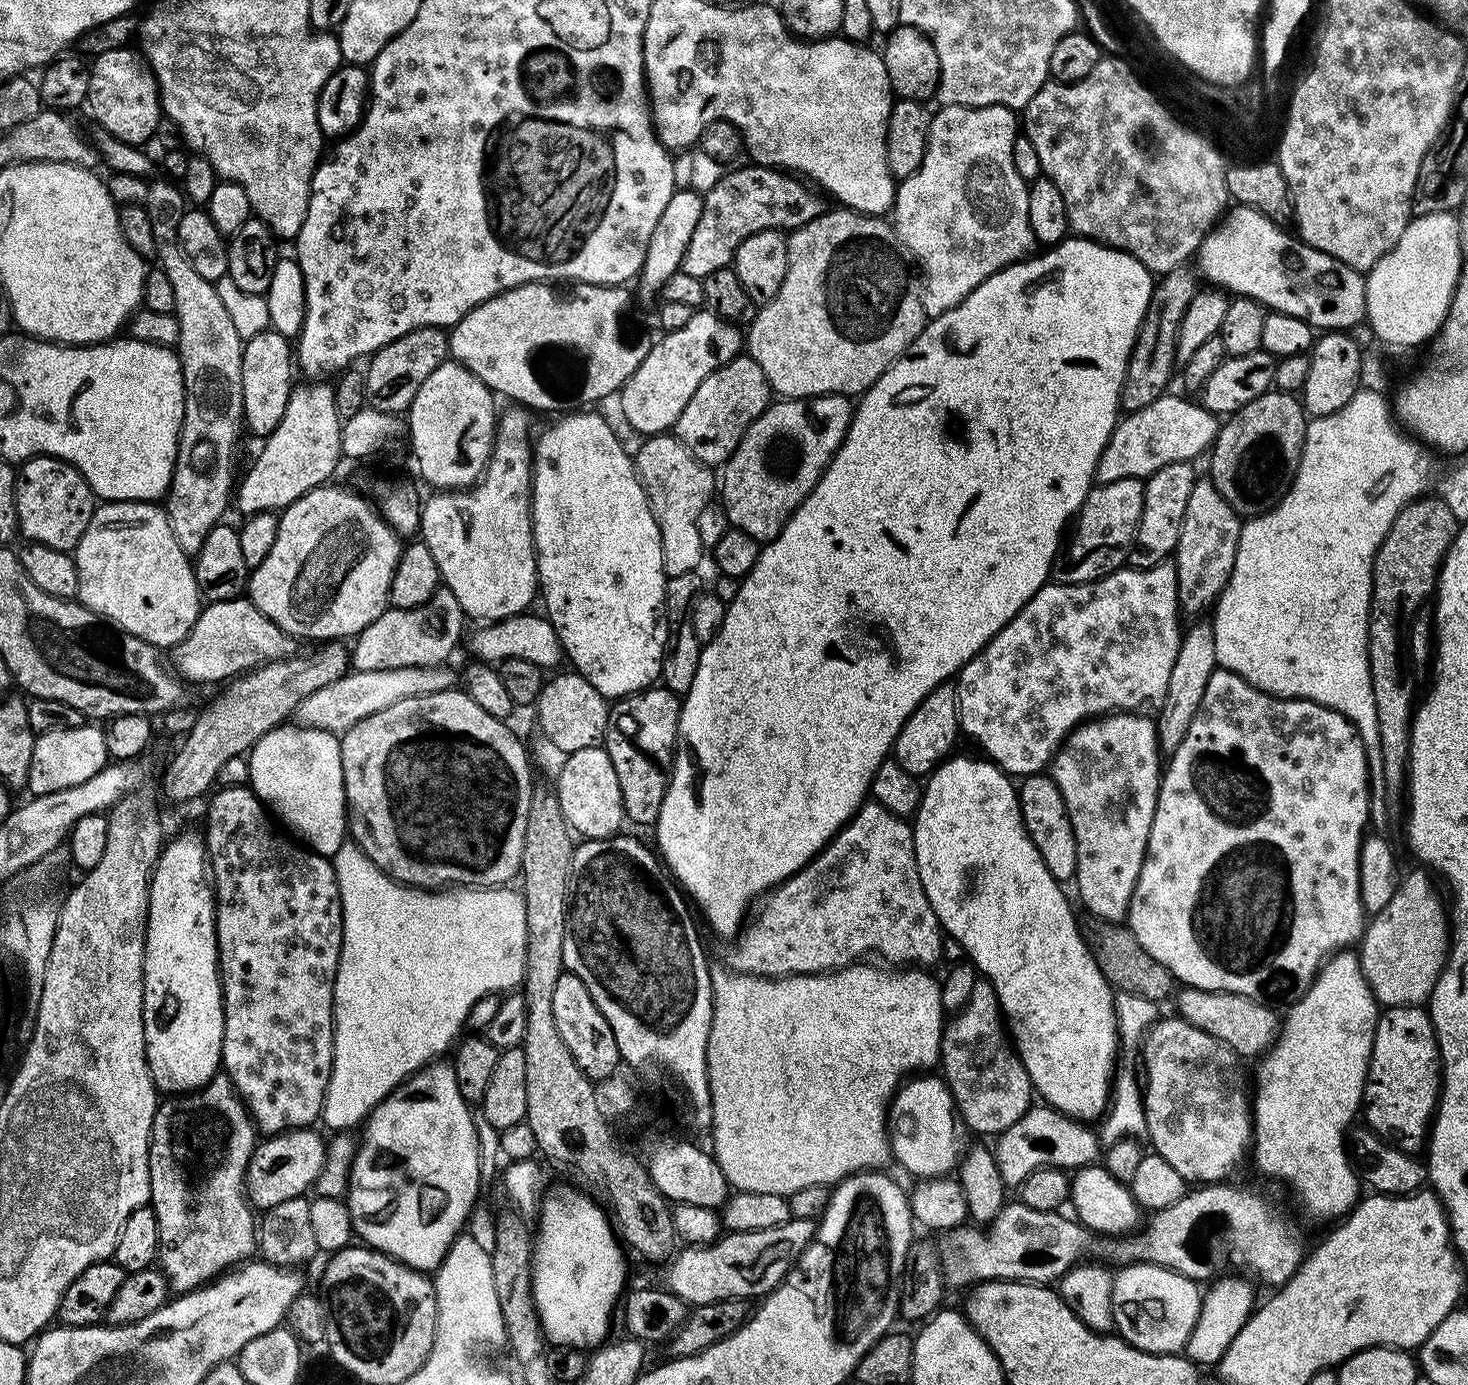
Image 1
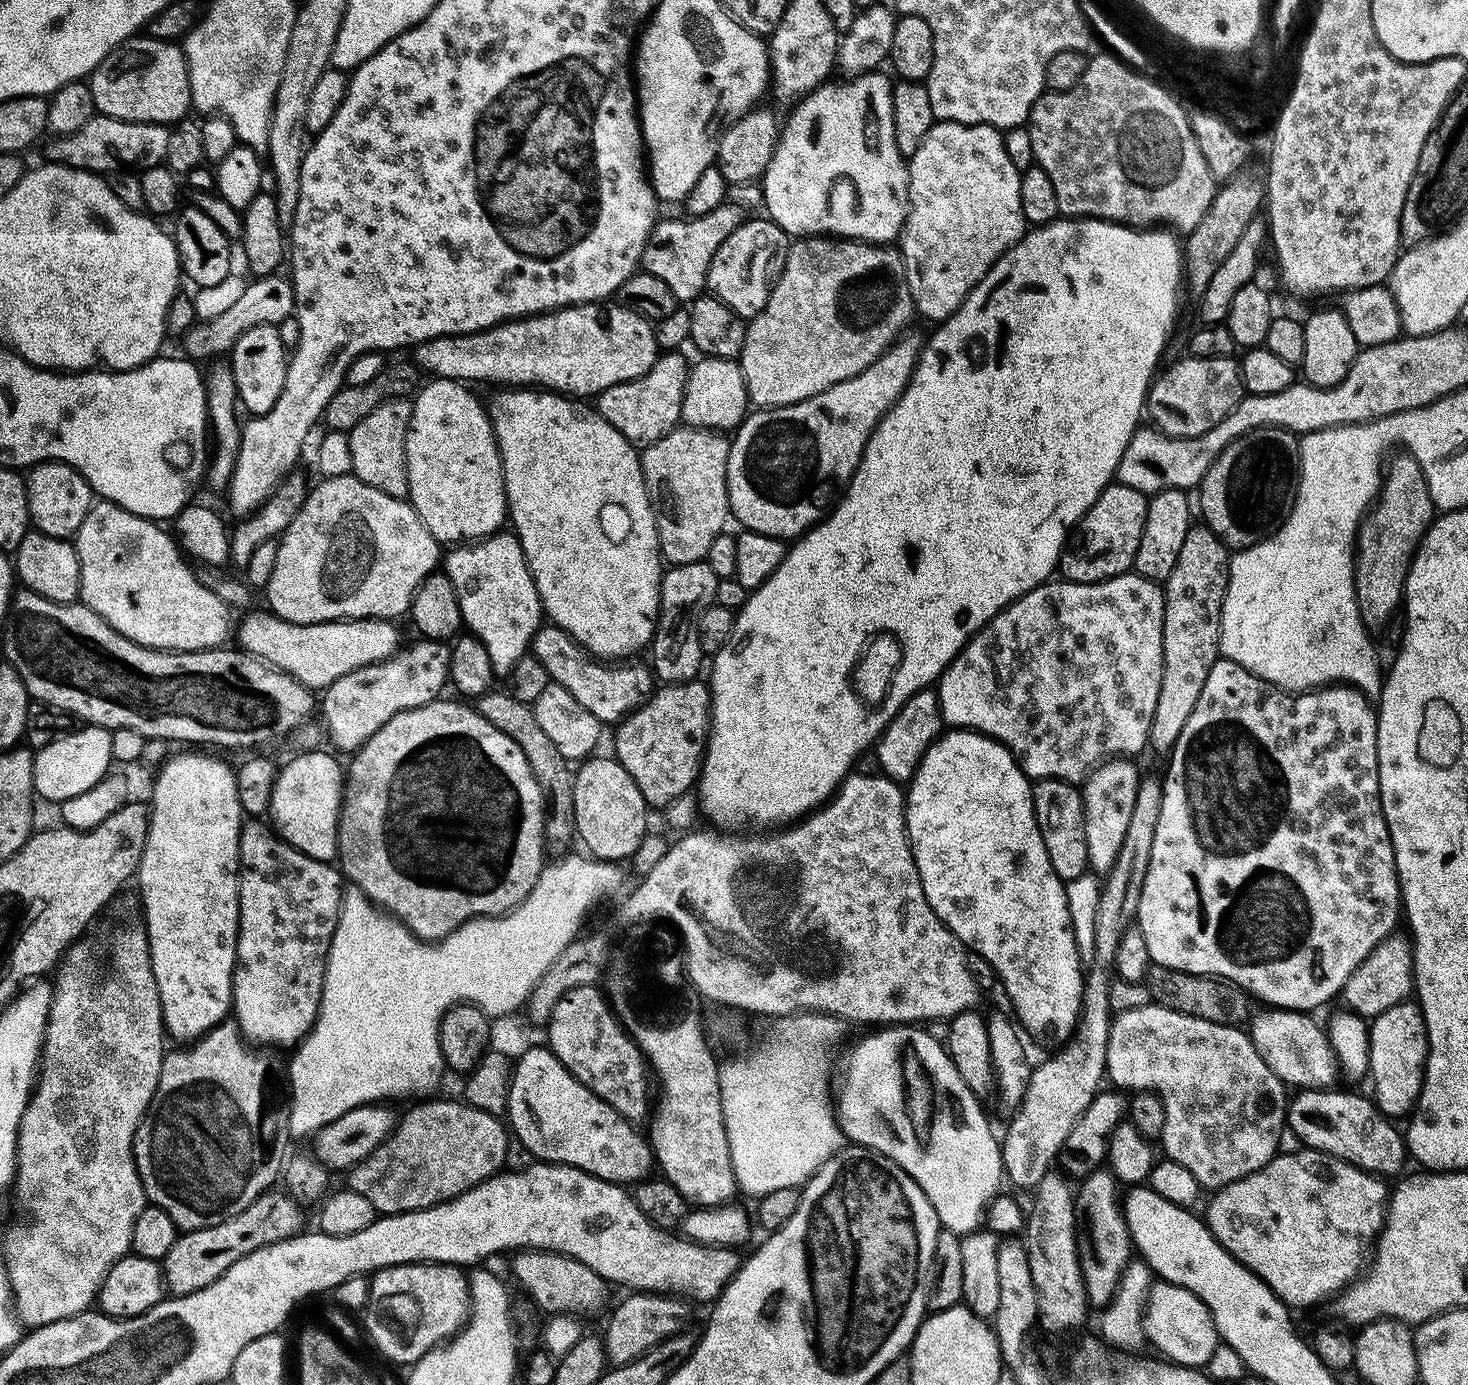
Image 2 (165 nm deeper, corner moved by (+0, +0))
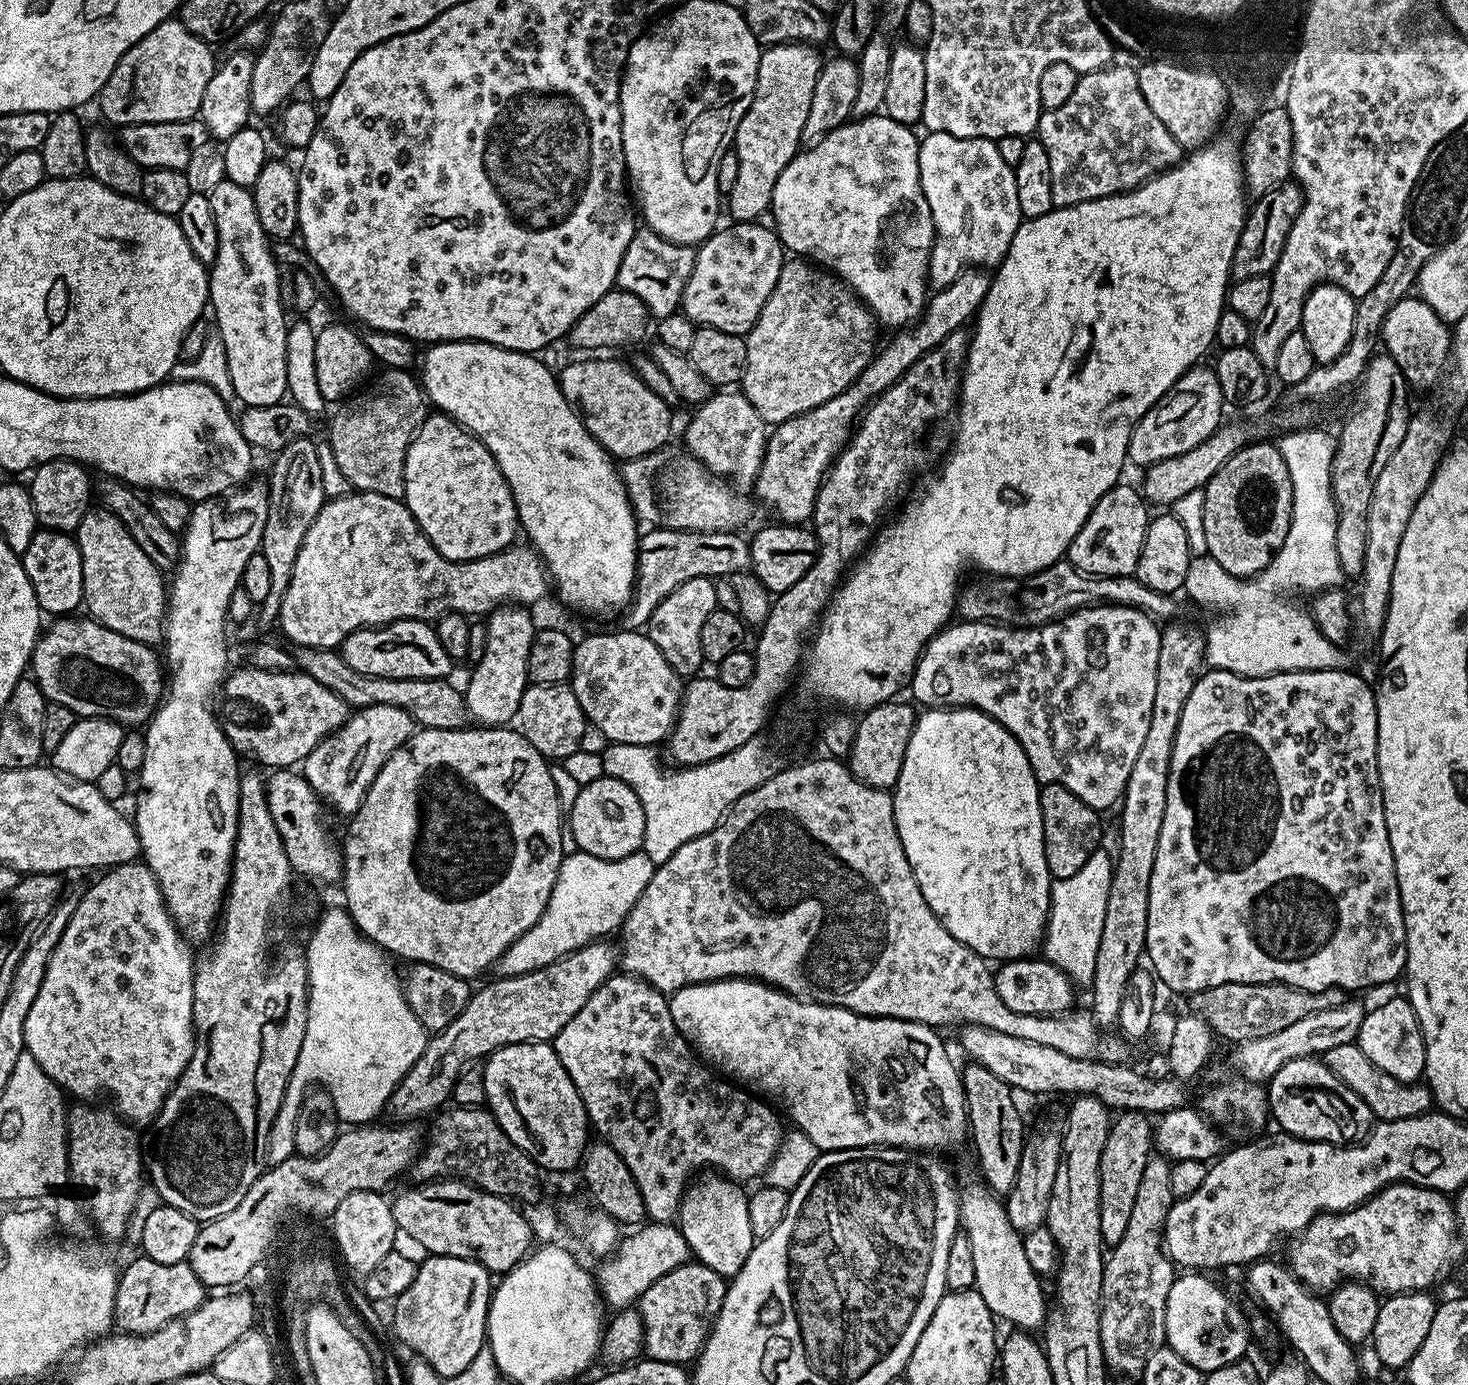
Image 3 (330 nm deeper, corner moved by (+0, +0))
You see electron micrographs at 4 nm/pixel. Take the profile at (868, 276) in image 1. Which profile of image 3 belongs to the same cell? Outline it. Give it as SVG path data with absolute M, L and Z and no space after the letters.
M804 258L785 259L778 282L770 290L762 314L758 314L758 322L746 337L744 396L769 426L784 424L790 418L822 406L822 402L830 402L830 398L847 390L871 362L878 348L876 328L876 317L839 276Z

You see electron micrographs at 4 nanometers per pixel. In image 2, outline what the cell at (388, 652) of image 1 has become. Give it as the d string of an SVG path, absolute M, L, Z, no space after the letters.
M427 638L417 639L417 644L401 647L388 660L378 664L367 664L350 674L342 674L328 688L323 689L324 720L322 728L336 748L347 754L355 753L357 748L367 742L372 735L394 714L405 712L428 704L441 695L440 692L449 683L447 643Z

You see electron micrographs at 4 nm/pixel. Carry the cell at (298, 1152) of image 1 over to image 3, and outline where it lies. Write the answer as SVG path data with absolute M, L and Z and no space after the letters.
M612 942L587 944L542 970L517 976L501 975L500 980L490 981L485 988L477 987L458 1018L446 1030L429 1035L424 1053L392 1091L391 1119L416 1122L419 1116L439 1113L451 1101L454 1082L462 1070L483 1061L502 1046L555 1041L562 1026L586 1006L590 994L617 971L618 948L615 943L608 943Z

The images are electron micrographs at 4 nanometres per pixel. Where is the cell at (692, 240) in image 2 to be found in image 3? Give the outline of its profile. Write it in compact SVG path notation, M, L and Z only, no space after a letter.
M637 227L634 238L630 238L630 246L626 246L626 254L622 254L622 266L618 266L615 287L642 299L651 317L668 317L679 311L681 296L690 278L690 270L694 270L695 257L695 247L672 244L653 228Z

